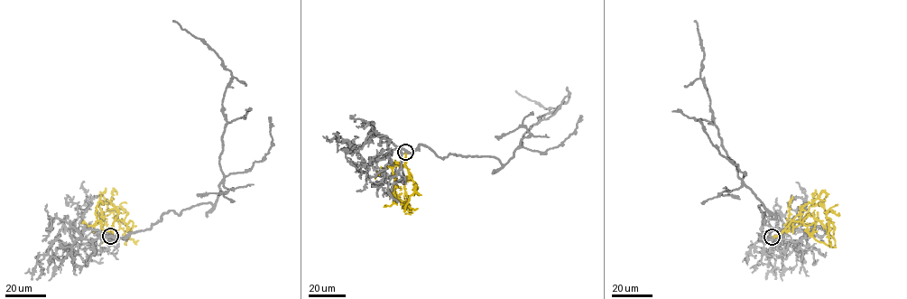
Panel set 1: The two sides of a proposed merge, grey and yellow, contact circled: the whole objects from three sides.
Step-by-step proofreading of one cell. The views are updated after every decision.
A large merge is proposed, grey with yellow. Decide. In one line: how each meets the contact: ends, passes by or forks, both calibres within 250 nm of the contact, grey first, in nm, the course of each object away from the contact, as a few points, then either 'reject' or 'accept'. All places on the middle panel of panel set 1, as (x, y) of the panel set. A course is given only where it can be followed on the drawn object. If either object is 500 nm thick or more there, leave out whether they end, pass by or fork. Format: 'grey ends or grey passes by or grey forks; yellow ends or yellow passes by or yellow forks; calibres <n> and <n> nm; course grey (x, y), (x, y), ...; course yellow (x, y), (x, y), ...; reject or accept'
grey passes by; yellow passes by; calibres 480 and 240 nm; course grey (405, 152), (421, 144), (442, 158), (491, 156), (503, 165), (540, 116), (556, 108), (515, 91); course yellow (405, 152), (404, 164), (396, 162), (392, 164), (395, 180), (393, 189), (403, 204), (418, 208); accept

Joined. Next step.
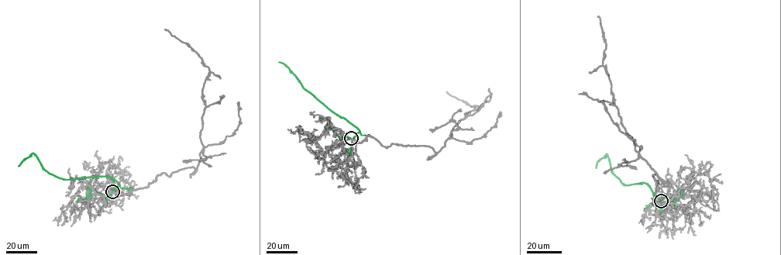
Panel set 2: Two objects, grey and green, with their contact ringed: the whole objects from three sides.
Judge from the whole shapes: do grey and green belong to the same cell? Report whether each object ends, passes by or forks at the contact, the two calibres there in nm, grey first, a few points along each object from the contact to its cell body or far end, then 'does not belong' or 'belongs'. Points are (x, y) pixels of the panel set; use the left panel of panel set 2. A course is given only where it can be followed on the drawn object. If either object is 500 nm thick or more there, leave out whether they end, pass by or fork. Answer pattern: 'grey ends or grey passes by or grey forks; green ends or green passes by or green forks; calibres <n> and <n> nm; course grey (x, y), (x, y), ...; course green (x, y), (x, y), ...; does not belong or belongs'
grey forks; green passes by; calibres 440 and 240 nm; course grey (112, 191), (146, 187), (162, 174), (195, 170), (200, 160), (202, 88), (209, 68), (164, 29); course green (112, 191), (117, 186), (118, 182), (113, 179), (104, 176), (60, 178), (43, 169), (33, 153), (18, 166); does not belong

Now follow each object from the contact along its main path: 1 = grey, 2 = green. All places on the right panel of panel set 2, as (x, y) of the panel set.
1: (661, 201), (654, 202), (663, 195), (656, 173), (636, 150), (615, 105), (598, 16)
2: (661, 201), (645, 183), (623, 184), (612, 172), (606, 154), (597, 163), (596, 168)

